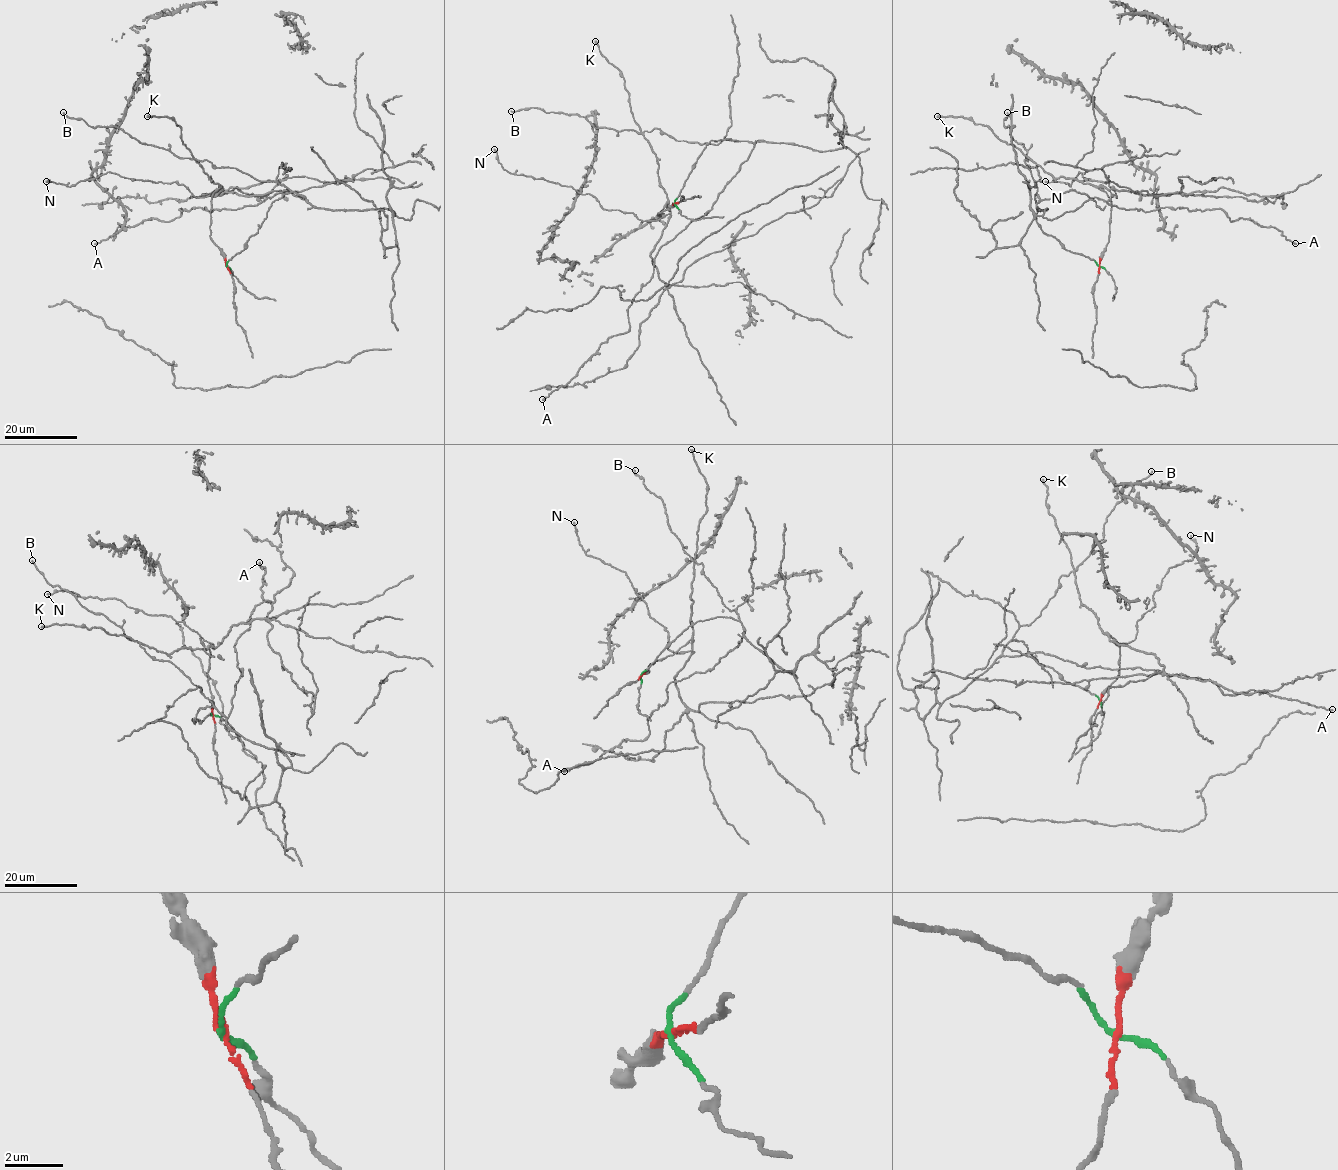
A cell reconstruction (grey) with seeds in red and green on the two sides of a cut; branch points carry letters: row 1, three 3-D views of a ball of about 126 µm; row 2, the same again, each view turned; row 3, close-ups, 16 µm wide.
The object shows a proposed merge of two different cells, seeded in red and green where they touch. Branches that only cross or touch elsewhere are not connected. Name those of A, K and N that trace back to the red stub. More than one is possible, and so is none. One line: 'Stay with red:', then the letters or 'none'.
Stay with red: K, N

